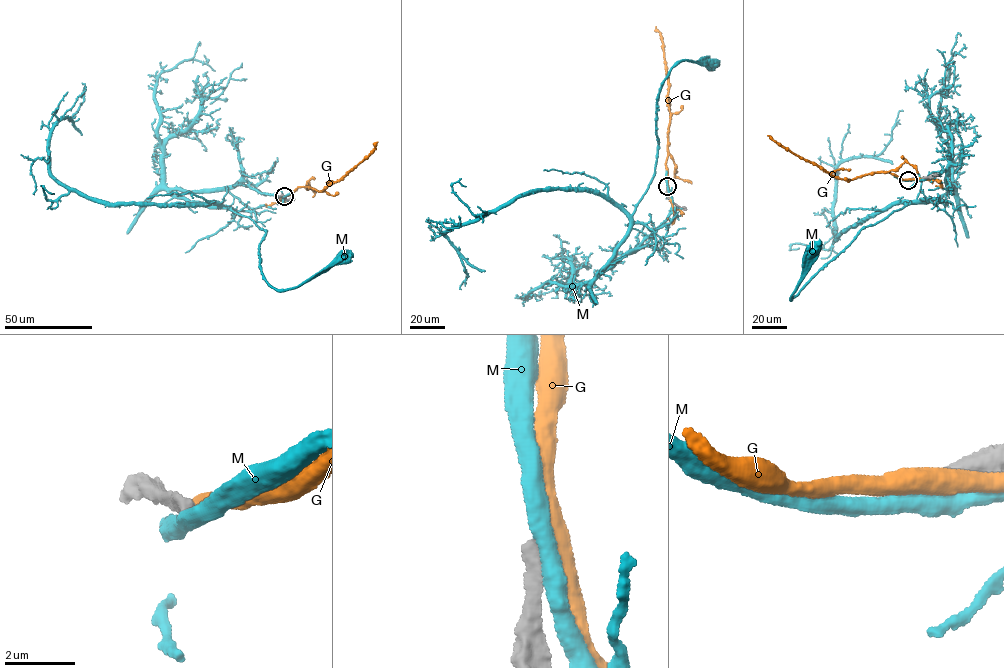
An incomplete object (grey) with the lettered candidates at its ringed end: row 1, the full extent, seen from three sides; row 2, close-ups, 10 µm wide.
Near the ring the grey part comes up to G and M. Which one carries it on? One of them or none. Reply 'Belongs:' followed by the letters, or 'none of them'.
Belongs: none of them

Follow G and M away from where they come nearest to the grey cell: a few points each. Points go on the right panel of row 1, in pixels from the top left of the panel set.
G: (909, 179), (878, 171), (851, 179), (836, 177), (786, 150), (767, 135)
M: (908, 180), (944, 170), (949, 189), (927, 202), (895, 204), (833, 240), (837, 168), (879, 154), (903, 111)

